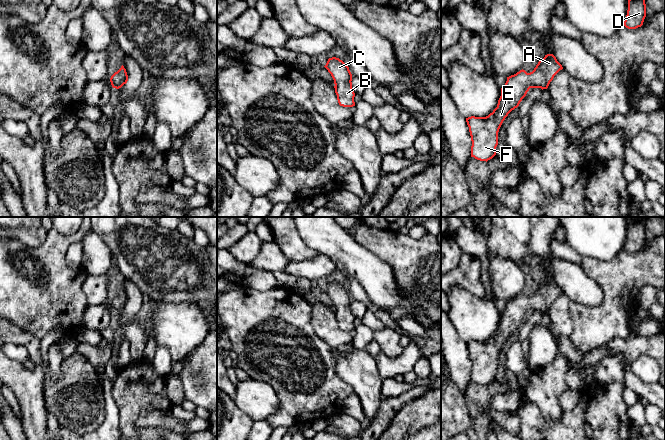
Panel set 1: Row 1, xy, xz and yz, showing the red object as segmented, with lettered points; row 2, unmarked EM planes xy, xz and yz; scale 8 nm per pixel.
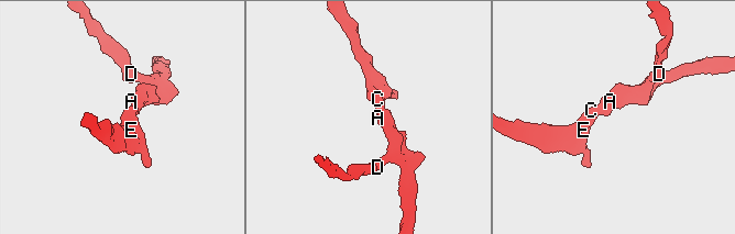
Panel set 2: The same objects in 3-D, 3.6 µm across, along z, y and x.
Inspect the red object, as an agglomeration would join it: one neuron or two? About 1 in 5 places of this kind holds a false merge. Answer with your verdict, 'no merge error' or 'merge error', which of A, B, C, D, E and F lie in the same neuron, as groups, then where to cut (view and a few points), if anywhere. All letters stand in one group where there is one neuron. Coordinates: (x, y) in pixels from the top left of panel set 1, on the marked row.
no merge error | A B C D E F | no cut

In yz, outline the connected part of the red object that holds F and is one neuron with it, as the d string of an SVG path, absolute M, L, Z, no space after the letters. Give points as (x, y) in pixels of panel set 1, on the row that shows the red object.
M547 54L530 73L520 70L507 77L501 88L497 107L486 117L466 118L471 136L471 157L488 161L496 155L499 129L508 114L517 108L530 88L547 89L562 65L553 54Z

